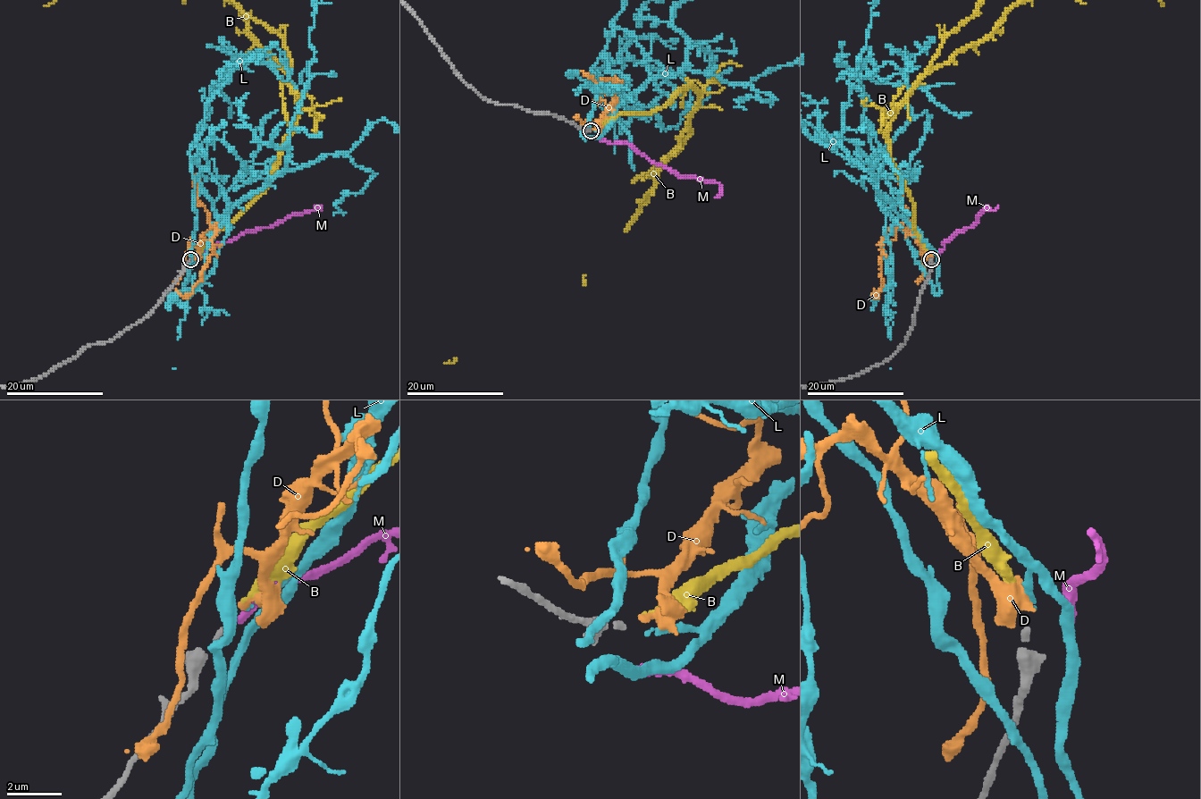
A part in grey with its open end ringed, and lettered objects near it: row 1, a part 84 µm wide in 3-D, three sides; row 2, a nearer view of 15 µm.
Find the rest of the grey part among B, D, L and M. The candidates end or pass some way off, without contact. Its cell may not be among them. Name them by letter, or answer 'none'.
L

